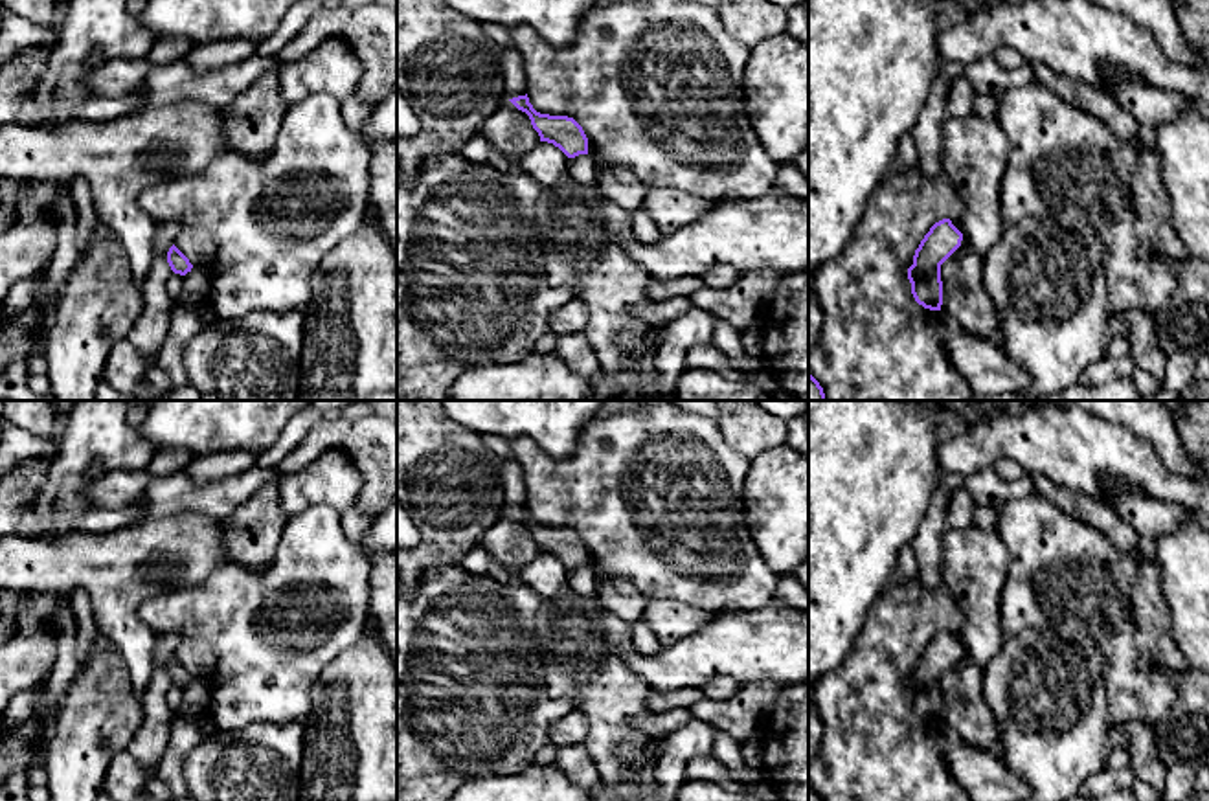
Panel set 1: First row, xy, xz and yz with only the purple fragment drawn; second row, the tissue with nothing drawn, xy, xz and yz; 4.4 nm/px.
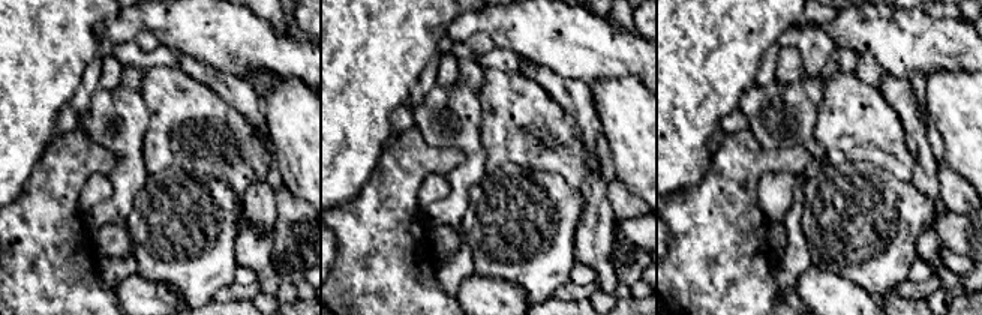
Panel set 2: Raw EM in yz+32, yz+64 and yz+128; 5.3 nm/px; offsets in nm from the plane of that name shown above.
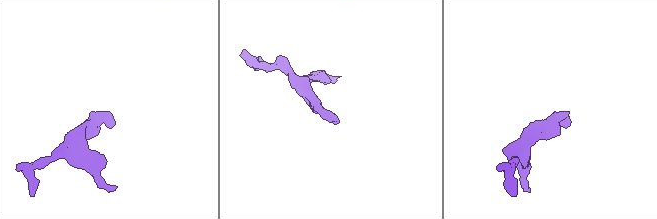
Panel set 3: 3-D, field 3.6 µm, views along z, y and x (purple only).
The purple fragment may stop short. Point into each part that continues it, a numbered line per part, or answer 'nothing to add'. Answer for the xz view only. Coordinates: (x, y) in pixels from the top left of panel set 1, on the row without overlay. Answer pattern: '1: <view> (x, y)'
nothing to add

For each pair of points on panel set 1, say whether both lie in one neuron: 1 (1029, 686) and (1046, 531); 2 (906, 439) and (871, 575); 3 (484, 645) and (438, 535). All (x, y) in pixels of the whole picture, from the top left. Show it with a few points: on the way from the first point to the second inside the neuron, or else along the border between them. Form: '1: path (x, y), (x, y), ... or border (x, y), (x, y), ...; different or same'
1: border (1037, 629), (1029, 629), (1005, 642); different
2: path (873, 473), (871, 542); same
3: border (445, 563), (429, 566), (419, 575), (416, 590); different

